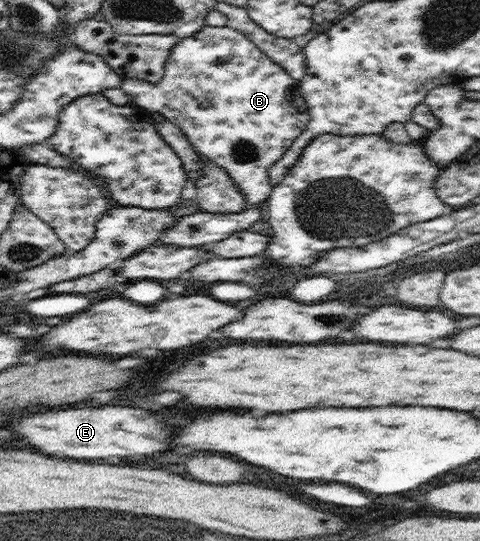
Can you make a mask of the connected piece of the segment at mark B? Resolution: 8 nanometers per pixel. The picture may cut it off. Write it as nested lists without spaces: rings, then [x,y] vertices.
[[[205,24],[191,37],[180,39],[169,53],[163,78],[159,82],[151,84],[141,78],[124,78],[120,86],[138,108],[163,115],[181,129],[186,140],[201,156],[227,170],[232,181],[243,192],[249,207],[265,202],[270,196],[273,186],[269,167],[283,157],[309,124],[309,109],[305,99],[299,98],[295,79],[257,48],[244,33],[229,26]]]

